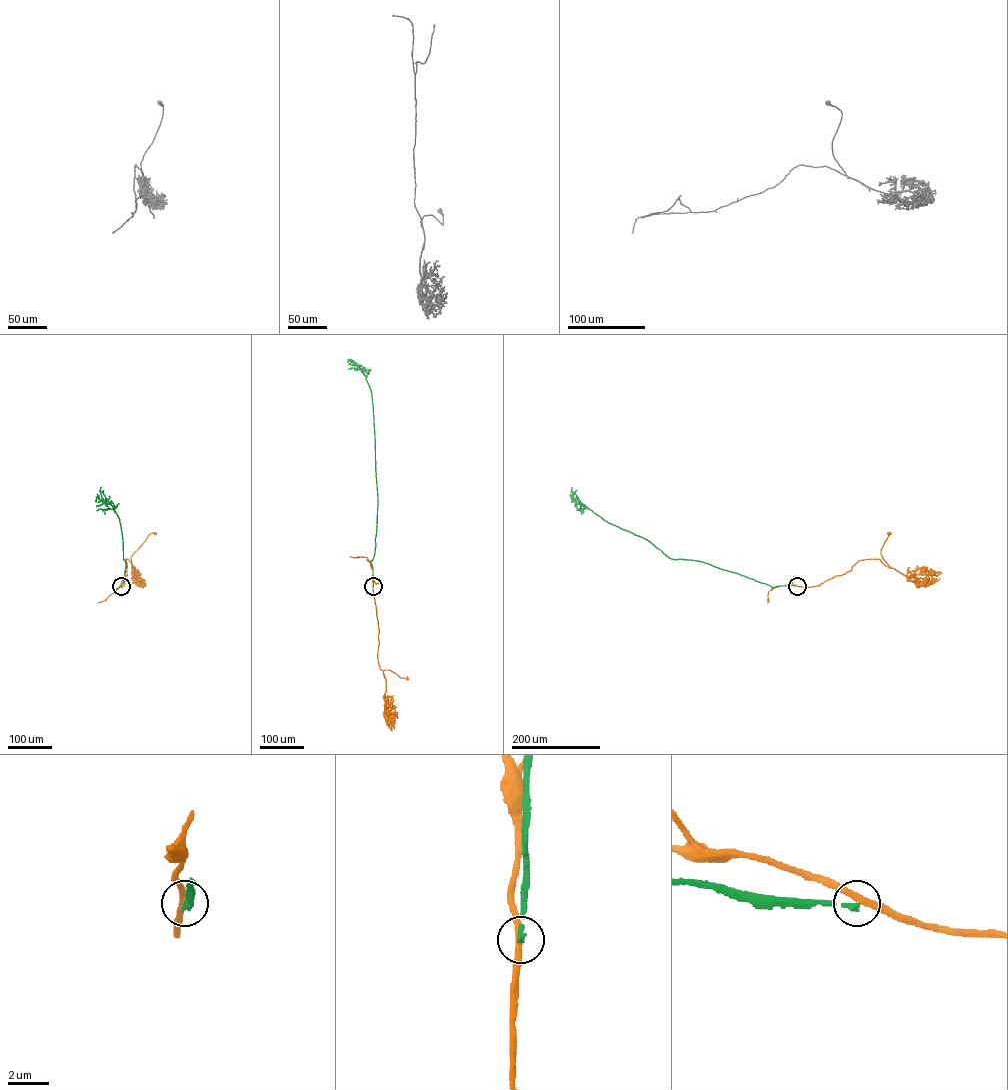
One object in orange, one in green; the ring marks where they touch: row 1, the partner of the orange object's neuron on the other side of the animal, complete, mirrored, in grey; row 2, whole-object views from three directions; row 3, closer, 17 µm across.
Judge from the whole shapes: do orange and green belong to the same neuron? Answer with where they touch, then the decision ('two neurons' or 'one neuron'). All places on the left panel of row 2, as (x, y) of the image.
place (121, 586); two neurons

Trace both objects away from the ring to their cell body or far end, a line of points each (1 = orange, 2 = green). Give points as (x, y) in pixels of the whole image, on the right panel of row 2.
1: (797, 585), (819, 585), (850, 571), (858, 561), (866, 559), (879, 559), (891, 568), (881, 554), (889, 533)
2: (797, 586), (772, 587), (706, 563), (671, 559), (644, 538), (609, 523), (583, 504), (578, 503), (571, 487)

